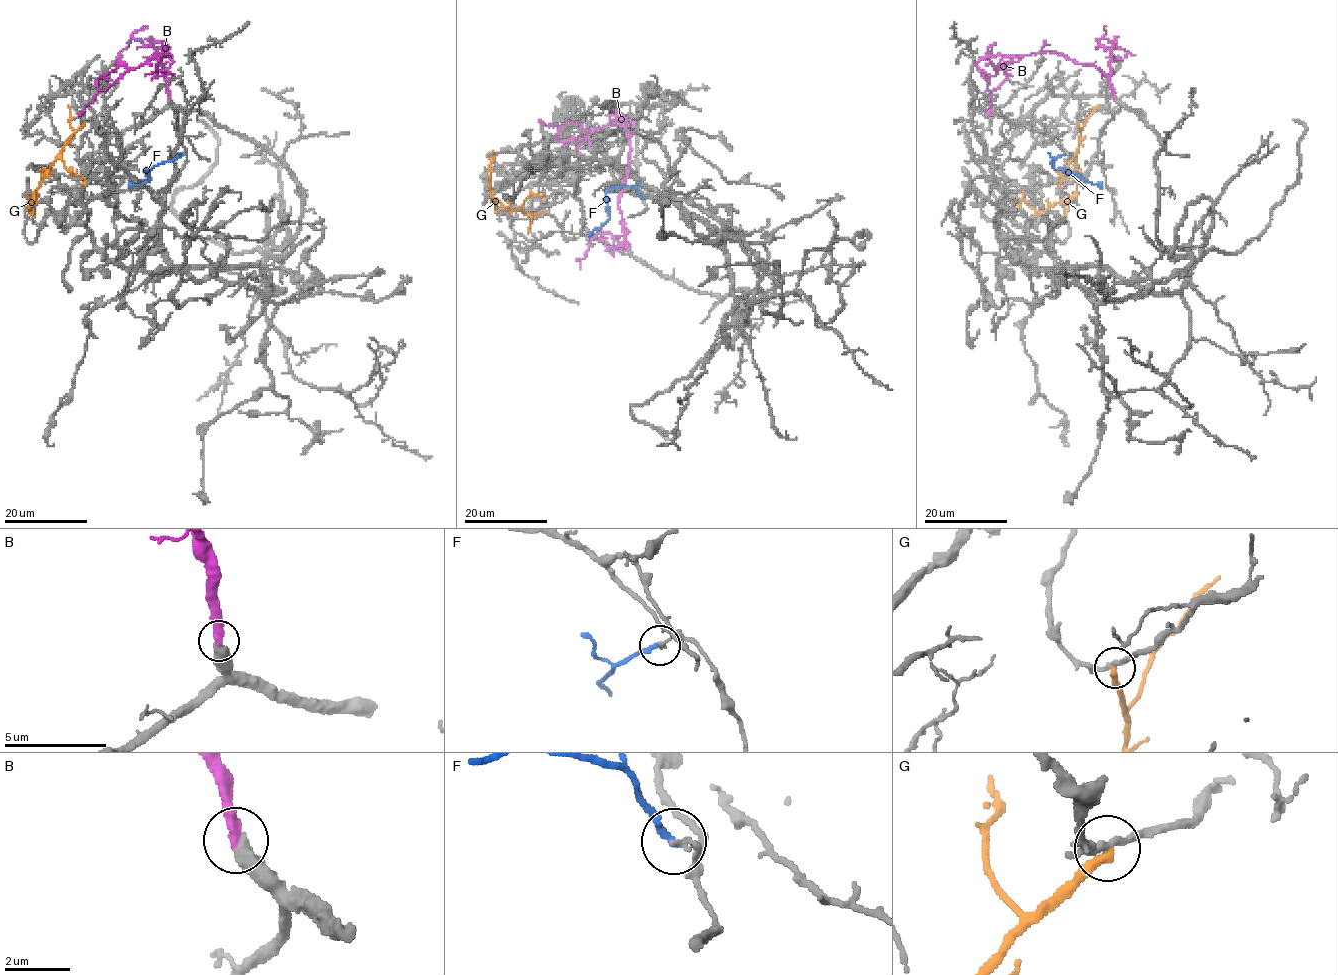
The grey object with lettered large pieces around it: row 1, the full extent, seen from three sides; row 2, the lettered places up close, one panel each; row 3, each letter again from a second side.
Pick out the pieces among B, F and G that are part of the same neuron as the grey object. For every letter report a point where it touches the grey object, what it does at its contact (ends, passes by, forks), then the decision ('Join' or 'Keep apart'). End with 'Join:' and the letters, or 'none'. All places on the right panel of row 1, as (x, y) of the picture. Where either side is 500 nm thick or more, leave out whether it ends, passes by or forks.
B: Touches grey at (1114, 97). Join
F: Touches grey at (1063, 154). It ends there. Keep apart
G: Touches grey at (1078, 123). It ends there. Keep apart
Join: B

